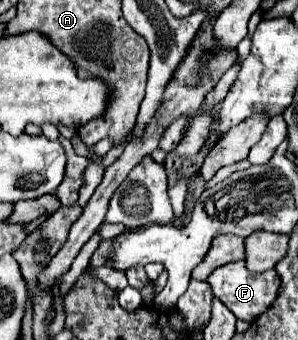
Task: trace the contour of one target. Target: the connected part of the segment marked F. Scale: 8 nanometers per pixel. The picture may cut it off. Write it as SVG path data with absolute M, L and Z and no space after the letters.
M242 261L226 263L218 269L214 269L206 281L208 281L214 297L218 297L236 315L236 319L242 319L248 323L252 323L256 317L260 317L274 303L274 299L278 295L278 287L280 287L278 273L274 269L264 271L264 273L250 273L250 271L246 271Z

